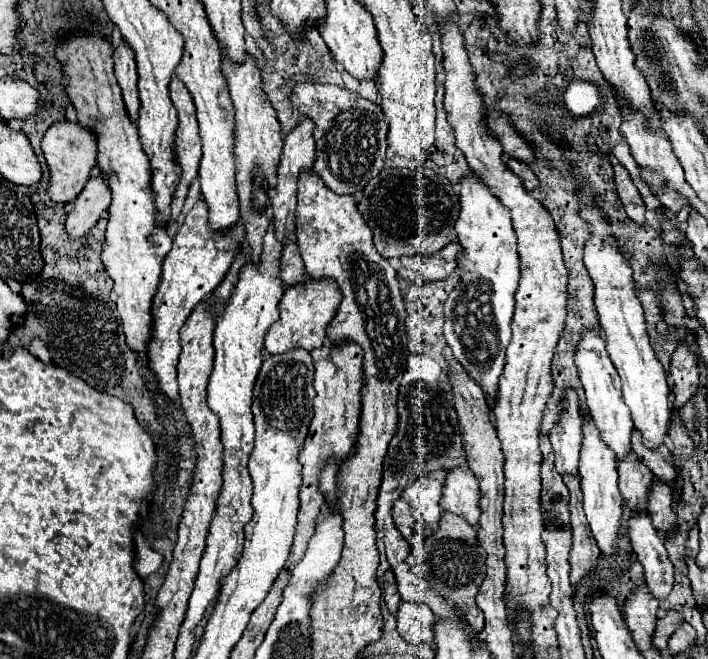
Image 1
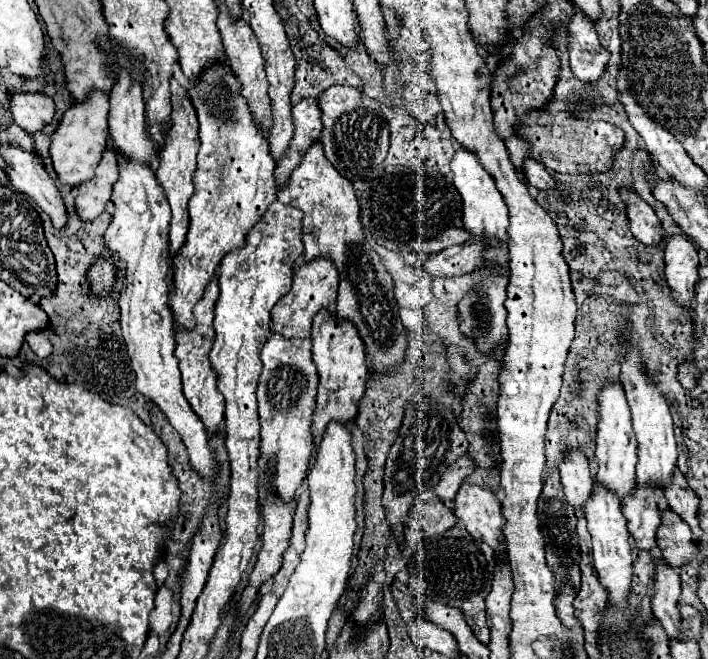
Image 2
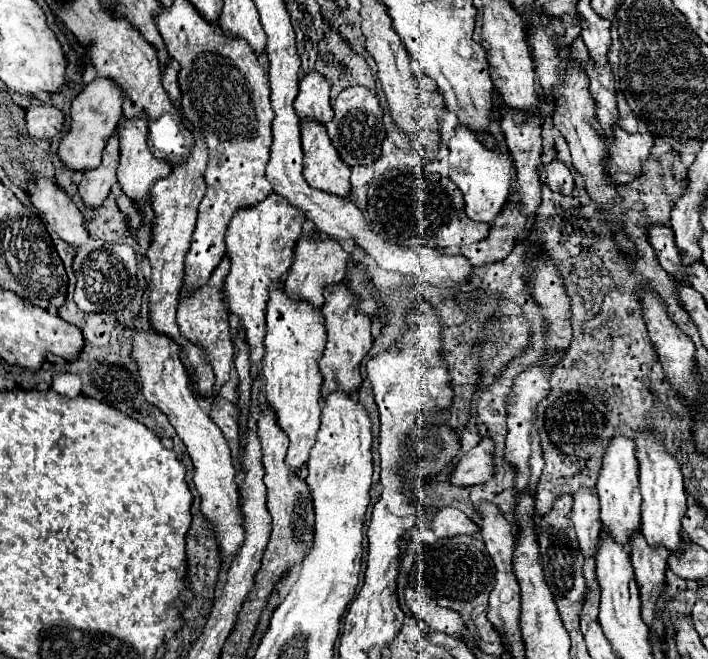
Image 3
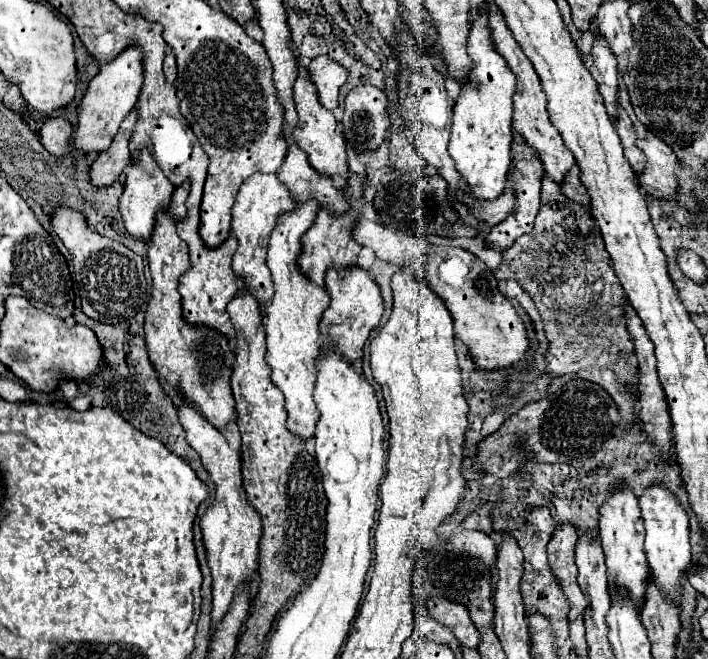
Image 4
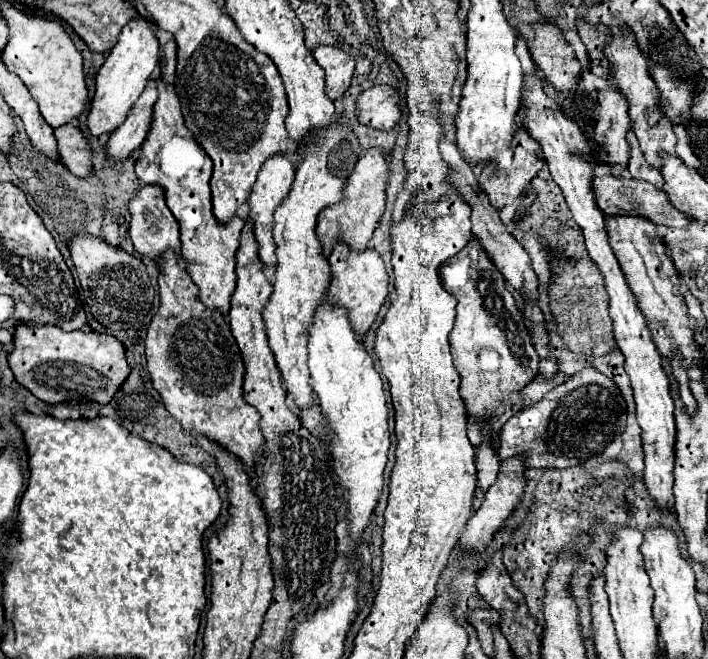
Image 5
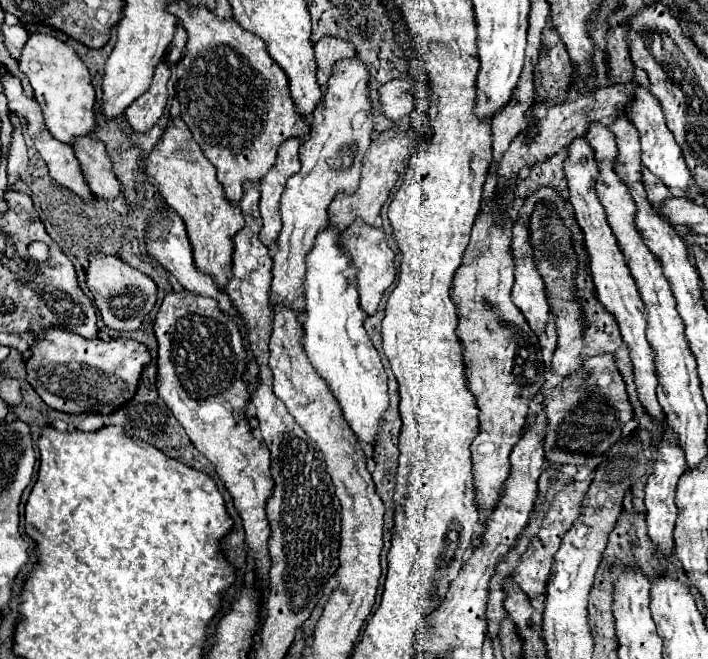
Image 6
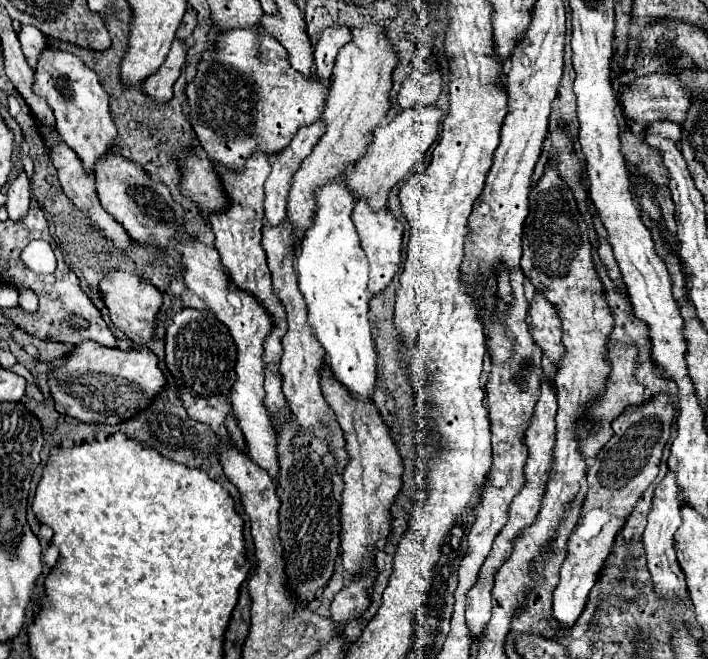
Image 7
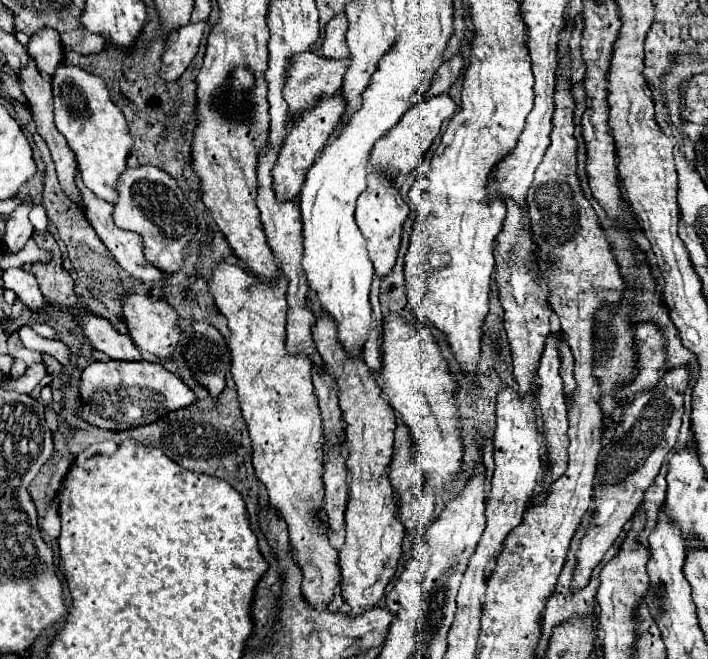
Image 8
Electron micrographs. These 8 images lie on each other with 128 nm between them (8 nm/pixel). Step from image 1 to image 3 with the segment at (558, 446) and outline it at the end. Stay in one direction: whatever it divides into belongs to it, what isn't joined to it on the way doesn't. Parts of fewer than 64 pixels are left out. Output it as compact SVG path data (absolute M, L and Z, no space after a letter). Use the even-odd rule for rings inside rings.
M580 488L574 494L572 522L576 528L580 550L584 558L596 558L596 548L598 548L600 532L602 532L598 512L600 512L598 496L588 488Z

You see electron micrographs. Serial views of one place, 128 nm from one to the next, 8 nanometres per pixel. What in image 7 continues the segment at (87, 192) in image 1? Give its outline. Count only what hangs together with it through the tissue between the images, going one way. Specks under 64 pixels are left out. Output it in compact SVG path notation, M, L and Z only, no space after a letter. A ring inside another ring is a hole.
M174 40L164 64L160 66L160 70L154 76L146 78L144 90L146 94L154 100L154 102L166 102L172 98L172 86L180 76L182 66L186 64L186 52L188 46L184 40Z

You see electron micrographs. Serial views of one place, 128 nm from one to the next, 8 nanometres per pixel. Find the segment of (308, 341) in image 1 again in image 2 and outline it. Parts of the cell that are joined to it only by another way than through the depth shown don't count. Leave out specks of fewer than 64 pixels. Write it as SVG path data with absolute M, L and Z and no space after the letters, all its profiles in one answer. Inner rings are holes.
M320 256L314 262L306 260L294 270L294 280L292 288L288 294L284 294L278 304L272 308L272 328L288 338L308 338L310 336L310 326L320 308L328 308L336 296L338 296L338 282L340 276L336 272L336 266L328 256Z

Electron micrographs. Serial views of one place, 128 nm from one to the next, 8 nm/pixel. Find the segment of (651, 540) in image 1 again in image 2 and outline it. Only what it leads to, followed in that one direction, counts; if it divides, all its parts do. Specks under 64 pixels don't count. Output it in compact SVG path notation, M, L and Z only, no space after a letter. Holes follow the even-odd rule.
M662 560L656 568L656 590L652 596L652 610L670 640L680 640L680 628L682 628L680 608L678 608L680 592L682 590L678 572Z

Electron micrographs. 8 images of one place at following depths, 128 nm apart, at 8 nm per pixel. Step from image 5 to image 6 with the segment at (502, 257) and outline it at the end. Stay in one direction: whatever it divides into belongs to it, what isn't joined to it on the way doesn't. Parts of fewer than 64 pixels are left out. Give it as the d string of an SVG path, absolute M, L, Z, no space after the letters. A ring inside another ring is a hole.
M532 258L514 262L516 262L516 286L512 290L512 300L524 312L532 332L540 336L544 334L550 318L550 306L546 302L544 282L536 272Z

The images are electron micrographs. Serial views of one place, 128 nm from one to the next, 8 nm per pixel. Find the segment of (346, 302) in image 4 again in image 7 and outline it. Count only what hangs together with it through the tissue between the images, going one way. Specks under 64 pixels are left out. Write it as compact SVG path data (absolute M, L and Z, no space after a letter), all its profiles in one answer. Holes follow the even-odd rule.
M358 198L356 200L356 208L352 212L352 222L360 234L360 240L362 240L362 248L368 256L368 262L370 262L370 282L368 282L368 288L372 294L378 294L382 292L392 276L396 274L396 270L400 268L400 246L402 246L402 232L404 232L404 226L402 222L398 222L392 212L388 208L380 208L380 210L374 210L368 206L368 202L364 198Z

